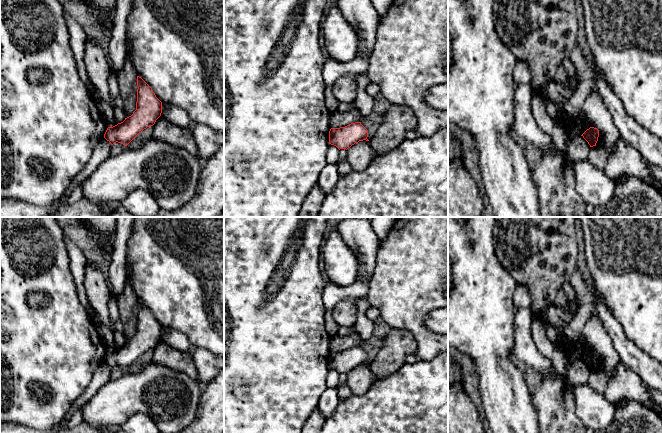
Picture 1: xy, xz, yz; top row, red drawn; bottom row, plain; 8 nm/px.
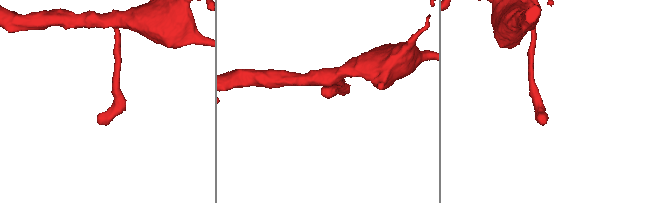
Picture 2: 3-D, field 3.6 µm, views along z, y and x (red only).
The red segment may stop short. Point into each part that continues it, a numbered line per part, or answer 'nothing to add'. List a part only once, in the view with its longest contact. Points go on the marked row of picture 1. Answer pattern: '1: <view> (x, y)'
nothing to add

